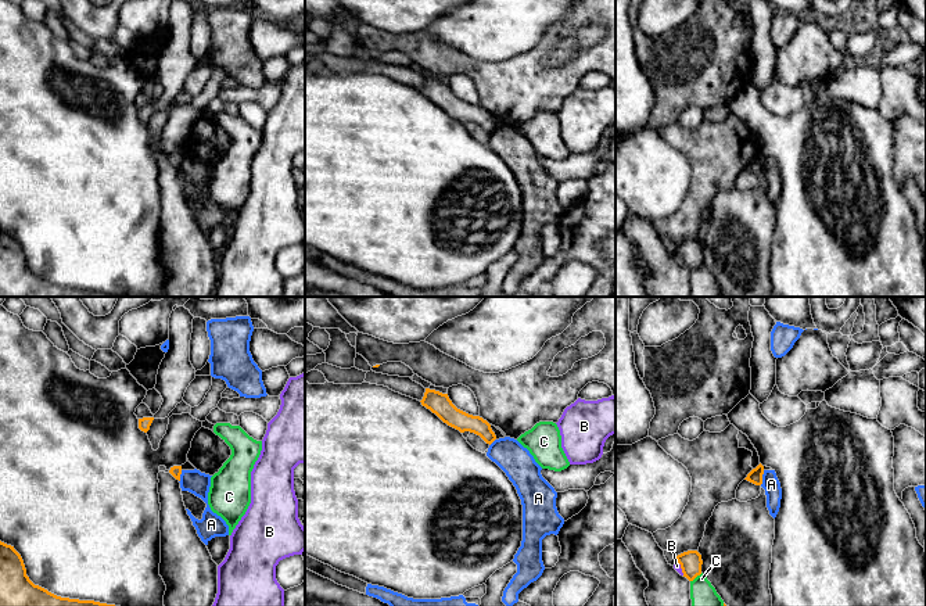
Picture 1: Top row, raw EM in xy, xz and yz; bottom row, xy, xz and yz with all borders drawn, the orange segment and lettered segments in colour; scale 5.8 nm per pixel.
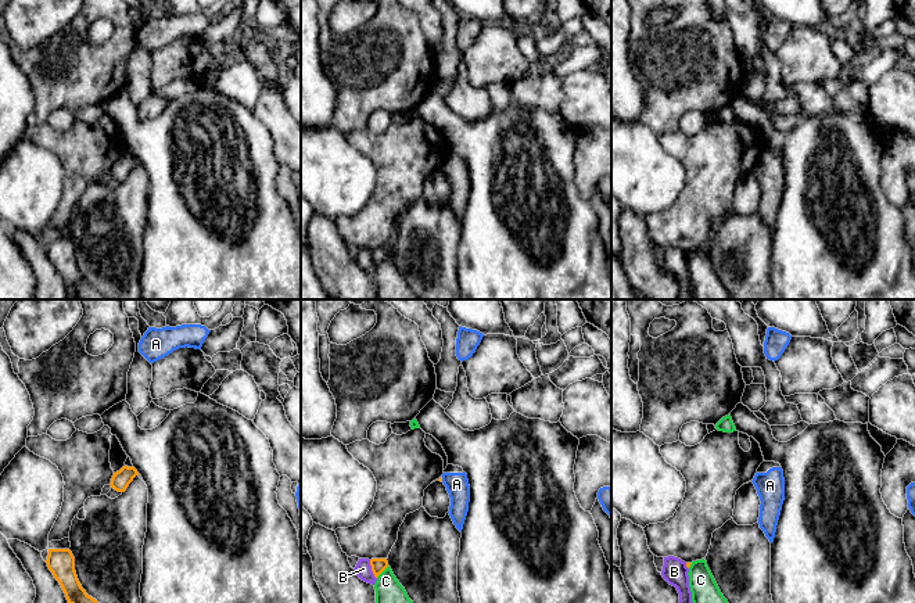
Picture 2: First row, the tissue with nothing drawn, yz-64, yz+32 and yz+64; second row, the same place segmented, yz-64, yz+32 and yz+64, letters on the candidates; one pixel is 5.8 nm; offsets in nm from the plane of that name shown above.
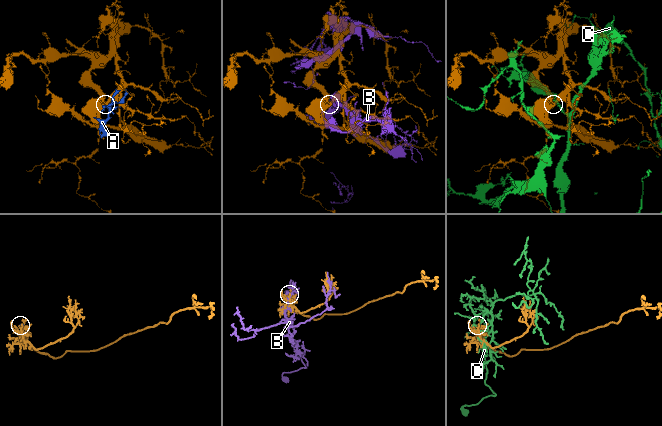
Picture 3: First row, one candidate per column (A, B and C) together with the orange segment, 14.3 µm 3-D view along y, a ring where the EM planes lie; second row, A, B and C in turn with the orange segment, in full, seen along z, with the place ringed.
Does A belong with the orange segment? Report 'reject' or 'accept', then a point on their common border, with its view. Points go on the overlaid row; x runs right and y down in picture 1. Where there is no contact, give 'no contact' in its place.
reject; meets orange in yz at (761, 477)

